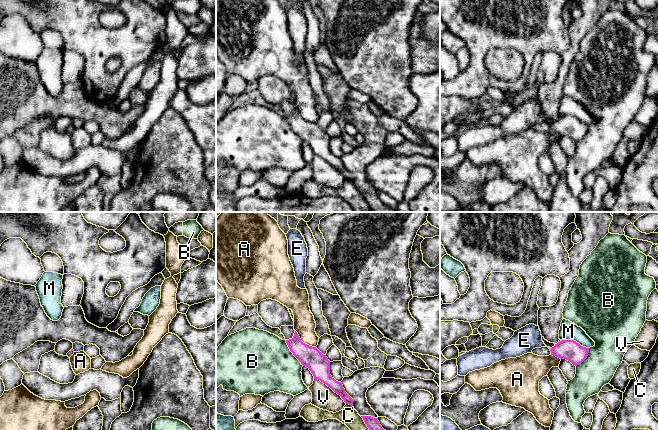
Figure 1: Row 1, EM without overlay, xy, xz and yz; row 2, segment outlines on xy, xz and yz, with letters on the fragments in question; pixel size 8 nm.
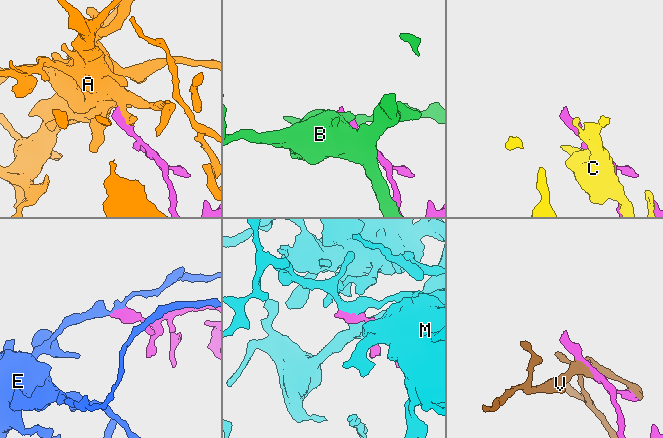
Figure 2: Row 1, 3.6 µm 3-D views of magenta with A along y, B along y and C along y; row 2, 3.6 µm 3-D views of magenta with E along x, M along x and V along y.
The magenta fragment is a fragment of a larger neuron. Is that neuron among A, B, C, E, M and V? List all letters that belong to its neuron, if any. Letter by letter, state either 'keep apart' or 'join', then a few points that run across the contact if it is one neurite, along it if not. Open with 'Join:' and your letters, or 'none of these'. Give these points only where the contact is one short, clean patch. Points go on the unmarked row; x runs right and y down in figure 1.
Join: none of these
A: keep apart; line xz (295, 106), (303, 118), (315, 123)
B: keep apart; line xz (285, 116), (289, 126), (303, 141)
C: keep apart
E: keep apart; line yz (562, 116), (559, 118)
M: keep apart
V: keep apart

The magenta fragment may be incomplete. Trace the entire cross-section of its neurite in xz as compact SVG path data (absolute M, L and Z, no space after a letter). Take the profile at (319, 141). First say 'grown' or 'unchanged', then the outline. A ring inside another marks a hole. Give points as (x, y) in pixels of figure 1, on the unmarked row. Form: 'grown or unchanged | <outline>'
unchanged | M296 107L293 114L286 116L286 119L301 140L309 144L314 155L318 155L326 160L340 171L346 180L353 182L353 175L345 168L342 159L336 157L330 151L330 137L326 131L323 131L316 123L303 119Z

